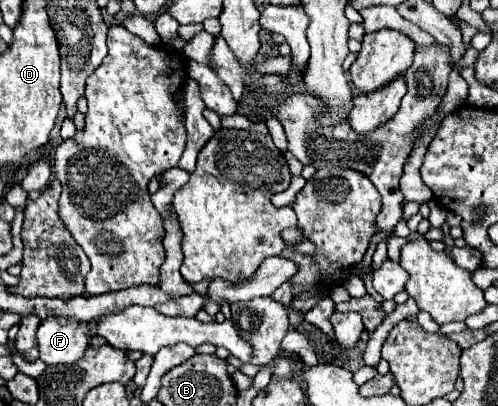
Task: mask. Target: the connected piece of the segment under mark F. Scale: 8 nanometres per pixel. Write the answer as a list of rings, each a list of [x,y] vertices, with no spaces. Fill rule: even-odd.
[[[43,319],[37,329],[37,339],[39,359],[47,365],[59,365],[79,361],[93,335],[79,331],[79,321],[75,319]]]

